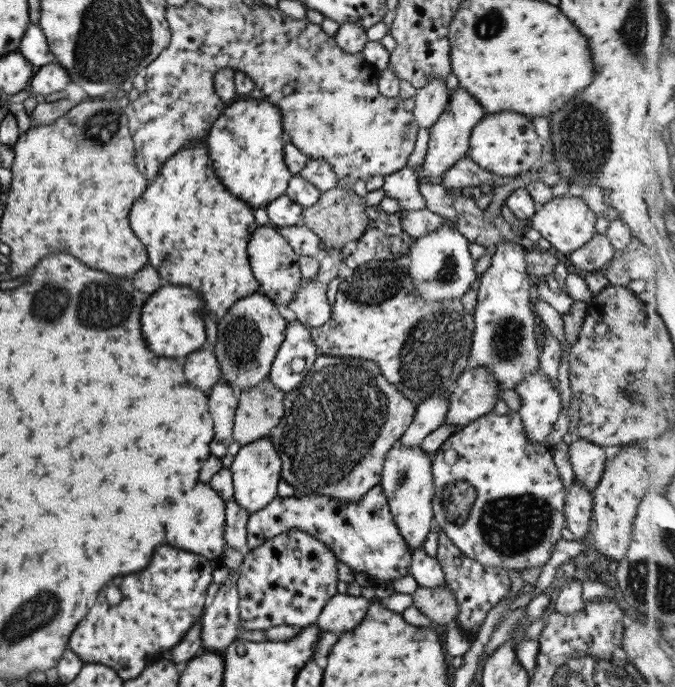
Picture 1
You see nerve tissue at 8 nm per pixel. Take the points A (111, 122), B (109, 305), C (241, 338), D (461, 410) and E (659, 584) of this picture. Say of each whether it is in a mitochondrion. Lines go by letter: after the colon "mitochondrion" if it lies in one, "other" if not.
A: mitochondrion
B: mitochondrion
C: mitochondrion
D: other
E: mitochondrion

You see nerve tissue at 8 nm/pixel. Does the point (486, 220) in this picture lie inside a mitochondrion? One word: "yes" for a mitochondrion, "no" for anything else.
no

